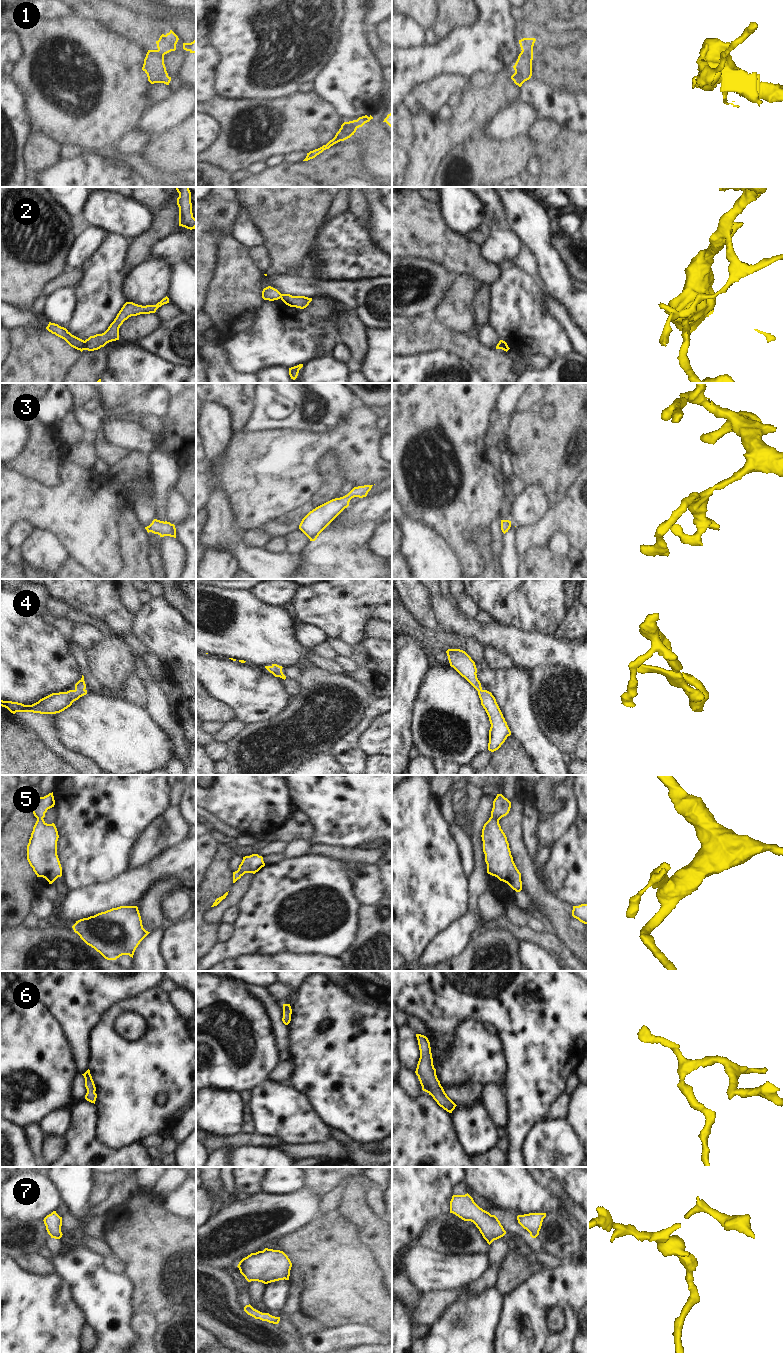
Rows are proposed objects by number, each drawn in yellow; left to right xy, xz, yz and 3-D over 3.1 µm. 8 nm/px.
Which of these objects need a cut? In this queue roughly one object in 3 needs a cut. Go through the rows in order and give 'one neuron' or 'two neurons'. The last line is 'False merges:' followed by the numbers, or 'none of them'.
1: two neurons
2: two neurons
3: one neuron
4: one neuron
5: one neuron
6: one neuron
7: one neuron
False merges: 1, 2

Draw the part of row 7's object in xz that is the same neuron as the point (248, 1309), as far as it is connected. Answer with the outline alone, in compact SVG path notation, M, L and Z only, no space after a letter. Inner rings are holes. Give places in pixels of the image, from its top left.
M250 1304L244 1307L244 1311L255 1319L260 1319L269 1323L278 1324L280 1321L280 1317L272 1316L269 1313L262 1313L254 1309Z

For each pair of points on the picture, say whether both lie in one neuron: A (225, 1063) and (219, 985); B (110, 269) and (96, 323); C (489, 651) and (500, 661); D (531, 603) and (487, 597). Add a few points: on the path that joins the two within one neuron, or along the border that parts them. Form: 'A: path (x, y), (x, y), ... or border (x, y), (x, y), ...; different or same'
A: path (230, 1044), (218, 1029), (218, 1015), (209, 1004); same
B: path (102, 282), (96, 310); same
C: path (492, 653), (497, 658); same
D: path (520, 597), (498, 597); same

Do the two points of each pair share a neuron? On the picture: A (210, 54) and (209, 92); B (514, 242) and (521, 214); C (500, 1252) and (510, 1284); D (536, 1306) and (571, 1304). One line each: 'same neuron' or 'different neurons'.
A: same neuron
B: different neurons
C: different neurons
D: same neuron

